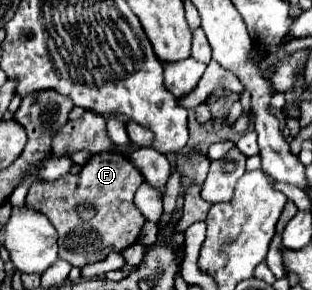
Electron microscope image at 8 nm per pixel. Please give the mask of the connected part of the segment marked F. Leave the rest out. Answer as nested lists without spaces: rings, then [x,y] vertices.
[[[100,152],[78,174],[66,174],[58,182],[36,182],[26,196],[26,206],[46,214],[56,228],[60,258],[82,268],[84,264],[104,260],[110,252],[122,252],[136,242],[144,216],[132,200],[142,180],[142,174],[126,156]]]

